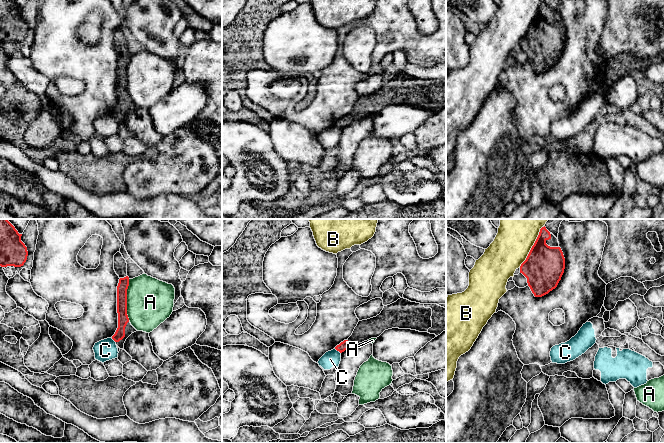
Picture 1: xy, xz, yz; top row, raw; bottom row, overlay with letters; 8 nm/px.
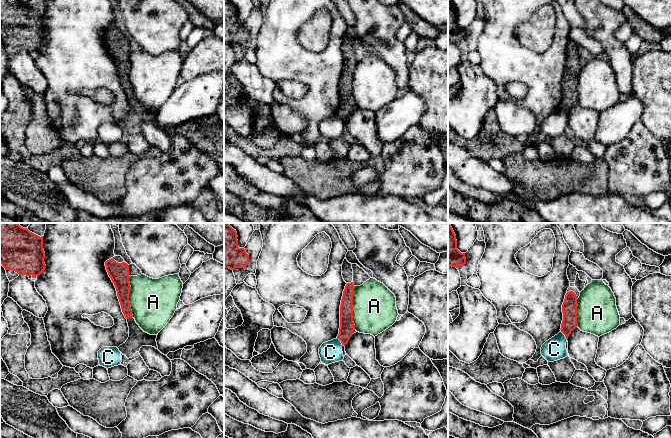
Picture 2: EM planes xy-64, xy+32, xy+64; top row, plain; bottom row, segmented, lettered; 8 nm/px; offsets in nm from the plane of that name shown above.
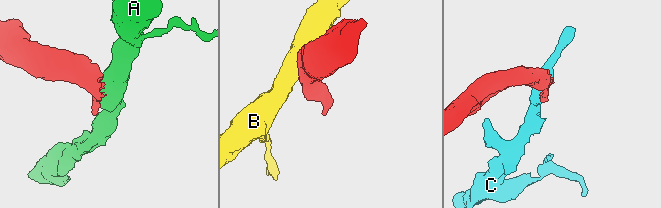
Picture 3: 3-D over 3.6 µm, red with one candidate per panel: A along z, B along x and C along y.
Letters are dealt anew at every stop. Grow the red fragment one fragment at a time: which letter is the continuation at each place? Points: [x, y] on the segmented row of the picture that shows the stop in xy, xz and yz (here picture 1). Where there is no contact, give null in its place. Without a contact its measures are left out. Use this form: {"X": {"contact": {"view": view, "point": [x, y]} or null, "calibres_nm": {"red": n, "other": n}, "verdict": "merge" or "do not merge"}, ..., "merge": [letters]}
{"A": {"contact": {"view": "xy", "point": [126, 300]}, "calibres_nm": {"red": 90, "other": 380}, "verdict": "do not merge"}, "B": {"contact": {"view": "yz", "point": [532, 247]}, "calibres_nm": {"red": 320, "other": 340}, "verdict": "do not merge"}, "C": {"contact": {"view": "xz", "point": [338, 350]}, "calibres_nm": {"red": 70, "other": 130}, "verdict": "do not merge"}, "merge": []}

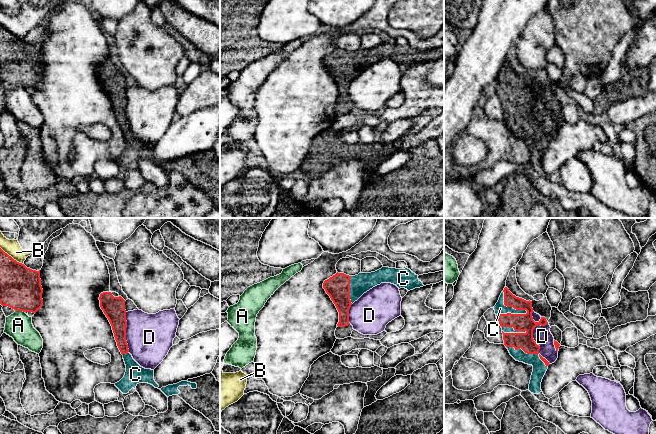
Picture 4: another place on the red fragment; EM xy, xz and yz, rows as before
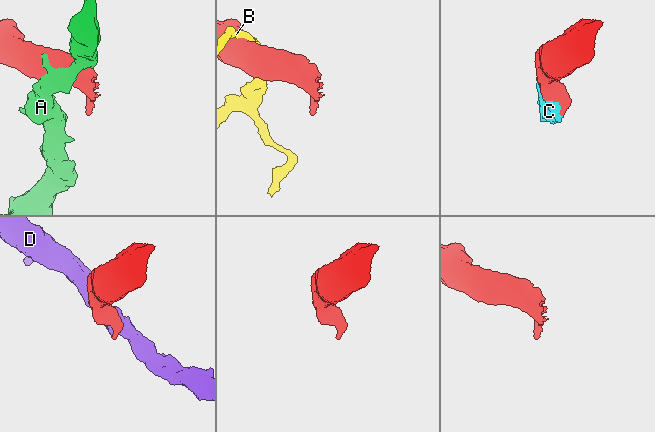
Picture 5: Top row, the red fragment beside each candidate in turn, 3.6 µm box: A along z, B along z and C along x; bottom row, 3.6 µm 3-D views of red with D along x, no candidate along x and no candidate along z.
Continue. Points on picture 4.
{"A": {"contact": {"view": "xy", "point": [20, 310]}, "calibres_nm": {"red": 340, "other": 220}, "verdict": "do not merge"}, "B": {"contact": {"view": "xy", "point": [10, 256]}, "calibres_nm": {"red": 320, "other": 130}, "verdict": "do not merge"}, "C": {"contact": {"view": "yz", "point": [509, 306]}, "calibres_nm": {"red": 140, "other": 90}, "verdict": "merge"}, "D": {"contact": {"view": "yz", "point": [533, 340]}, "calibres_nm": {"red": 140, "other": 150}, "verdict": "do not merge"}, "merge": ["C"]}

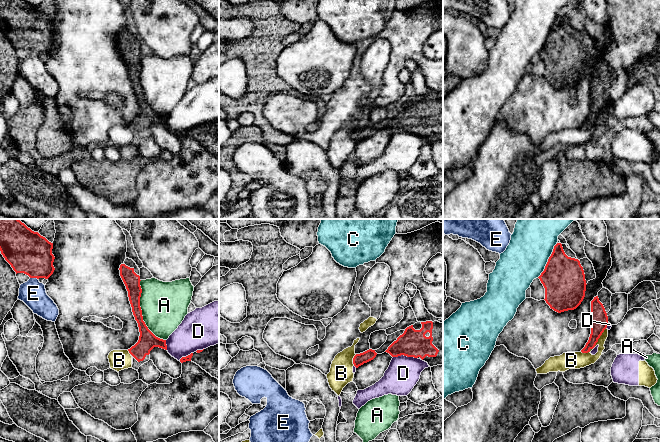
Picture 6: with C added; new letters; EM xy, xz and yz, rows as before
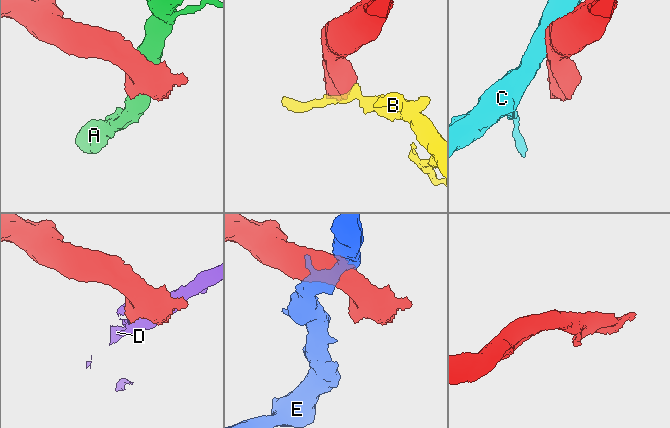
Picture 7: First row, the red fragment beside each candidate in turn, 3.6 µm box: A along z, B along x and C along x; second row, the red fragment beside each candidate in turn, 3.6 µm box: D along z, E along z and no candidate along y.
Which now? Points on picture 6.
{"A": {"contact": {"view": "xy", "point": [141, 313]}, "calibres_nm": {"red": 150, "other": 380}, "verdict": "do not merge"}, "B": {"contact": {"view": "yz", "point": [595, 344]}, "calibres_nm": {"red": 140, "other": 140}, "verdict": "do not merge"}, "C": {"contact": {"view": "yz", "point": [548, 260]}, "calibres_nm": {"red": 340, "other": 360}, "verdict": "do not merge"}, "D": {"contact": {"view": "xz", "point": [405, 355]}, "calibres_nm": {"red": 220, "other": 260}, "verdict": "do not merge"}, "E": {"contact": {"view": "xy", "point": [34, 277]}, "calibres_nm": {"red": 340, "other": 200}, "verdict": "do not merge"}, "merge": []}

